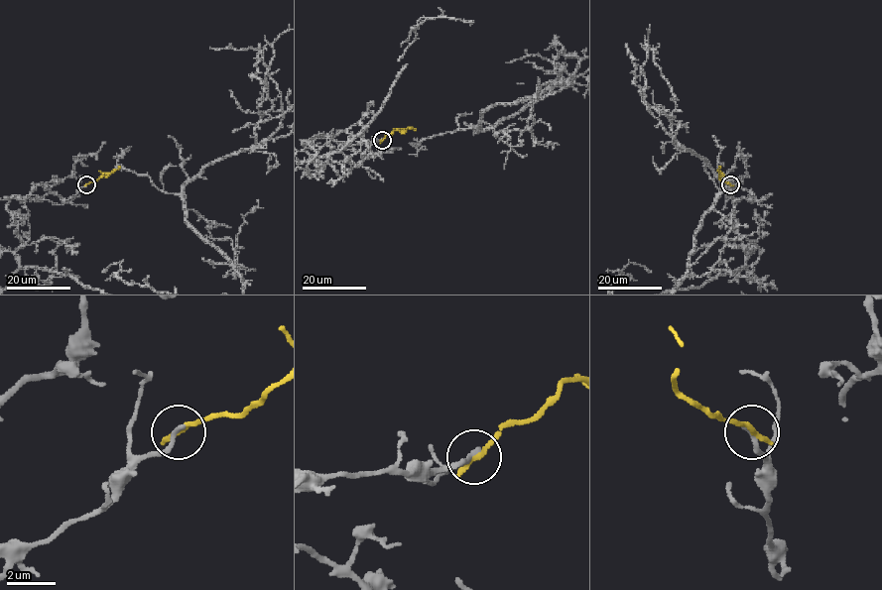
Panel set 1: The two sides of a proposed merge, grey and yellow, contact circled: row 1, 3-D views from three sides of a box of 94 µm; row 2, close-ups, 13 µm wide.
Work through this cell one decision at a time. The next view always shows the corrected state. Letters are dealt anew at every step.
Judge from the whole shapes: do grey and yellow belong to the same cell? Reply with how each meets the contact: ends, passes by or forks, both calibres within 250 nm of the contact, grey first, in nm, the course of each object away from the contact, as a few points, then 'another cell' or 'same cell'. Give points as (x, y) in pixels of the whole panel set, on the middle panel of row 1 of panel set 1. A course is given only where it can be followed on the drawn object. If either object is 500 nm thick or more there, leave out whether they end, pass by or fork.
grey ends; yellow ends; calibres 240 and 280 nm; course yellow (382, 139), (394, 130), (415, 130); another cell

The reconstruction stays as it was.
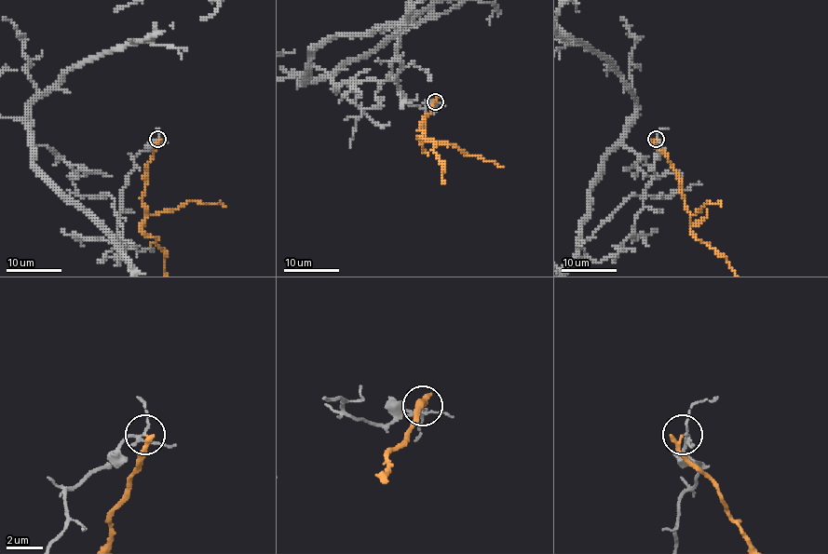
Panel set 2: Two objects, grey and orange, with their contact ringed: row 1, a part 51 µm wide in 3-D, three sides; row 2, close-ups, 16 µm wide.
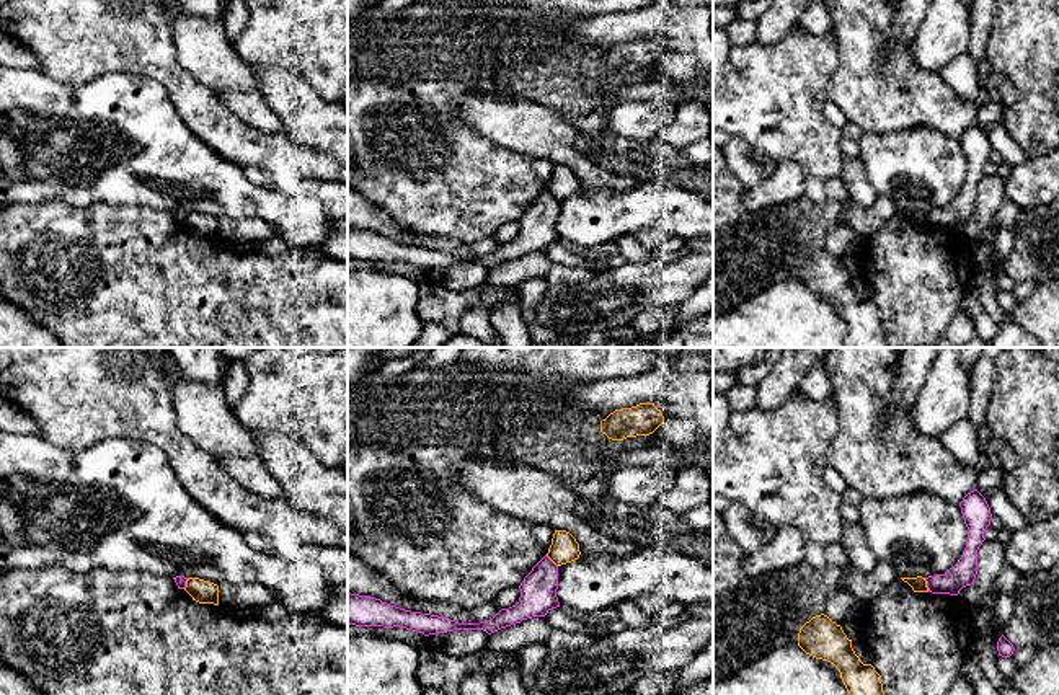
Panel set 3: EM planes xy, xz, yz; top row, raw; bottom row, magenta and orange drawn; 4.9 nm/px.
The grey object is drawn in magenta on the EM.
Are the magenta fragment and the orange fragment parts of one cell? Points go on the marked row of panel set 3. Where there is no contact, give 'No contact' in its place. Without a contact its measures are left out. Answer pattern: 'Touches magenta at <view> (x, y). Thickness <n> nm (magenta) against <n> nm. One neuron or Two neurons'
Touches magenta at yz (927, 584). Thickness 120 nm (magenta) against 80 nm. Two neurons

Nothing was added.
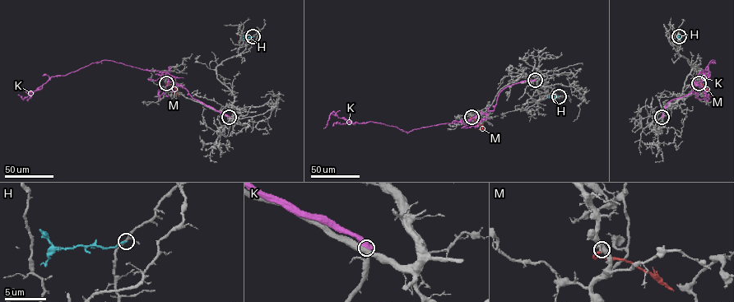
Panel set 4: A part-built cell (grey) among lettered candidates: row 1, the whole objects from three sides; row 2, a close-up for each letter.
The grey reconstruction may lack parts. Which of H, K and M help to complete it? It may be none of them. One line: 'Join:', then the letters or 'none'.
Join: none

